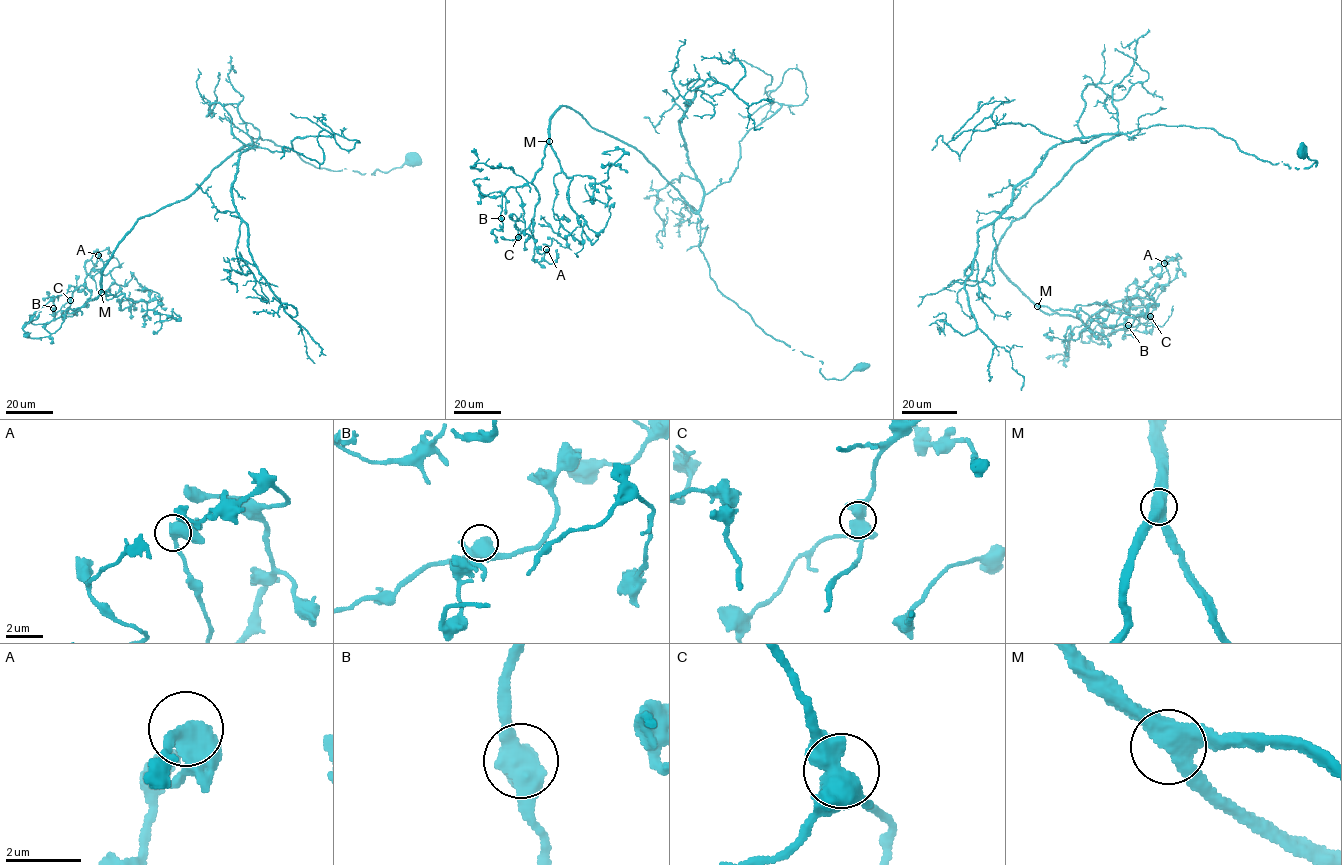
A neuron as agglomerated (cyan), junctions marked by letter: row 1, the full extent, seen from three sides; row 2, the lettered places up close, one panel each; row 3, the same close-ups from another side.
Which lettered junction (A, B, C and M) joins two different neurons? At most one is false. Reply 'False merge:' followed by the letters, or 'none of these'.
False merge: none of these

